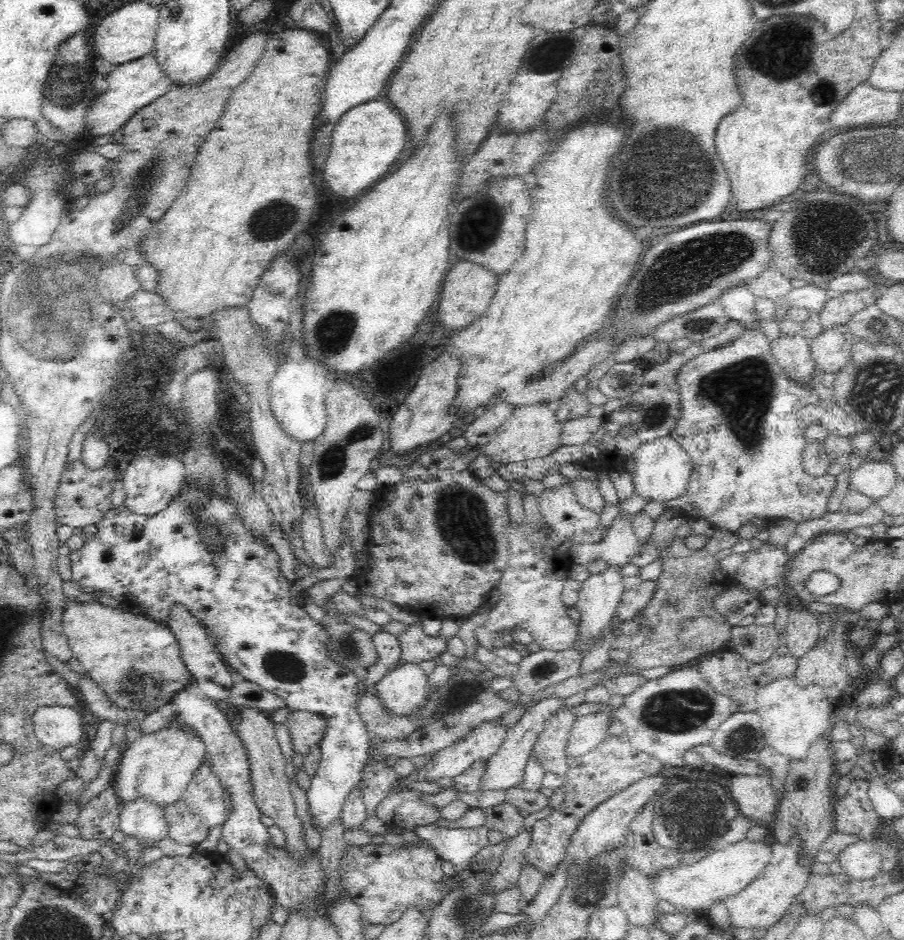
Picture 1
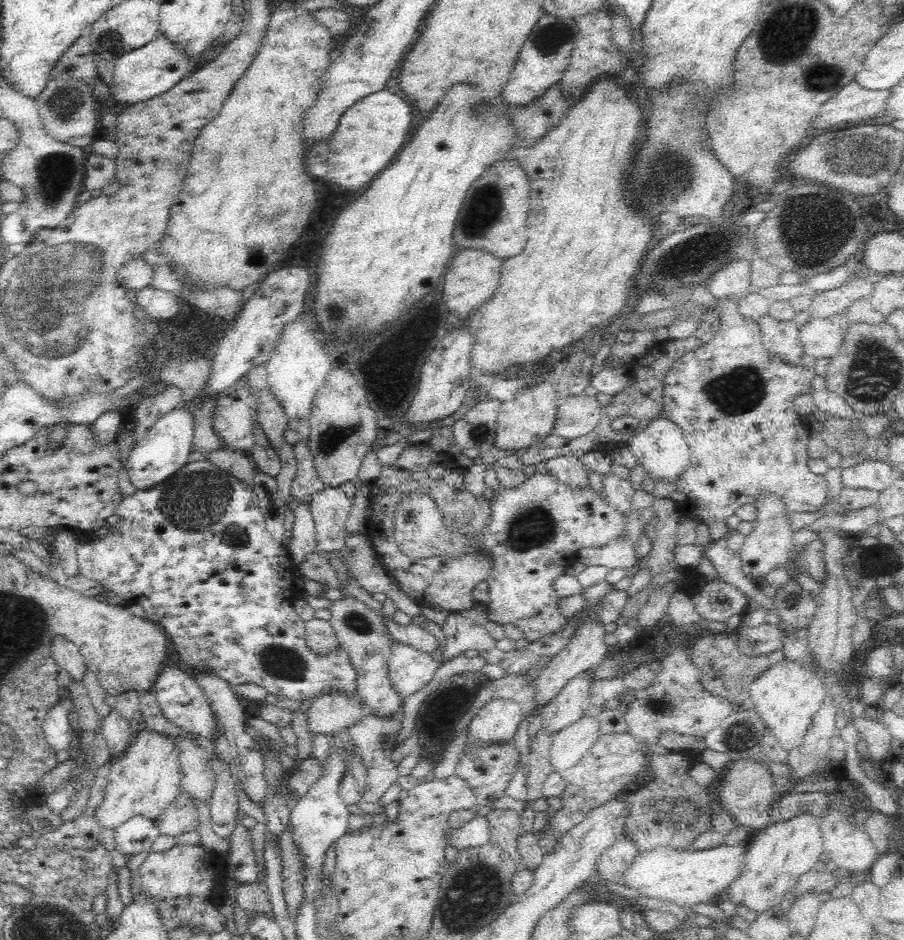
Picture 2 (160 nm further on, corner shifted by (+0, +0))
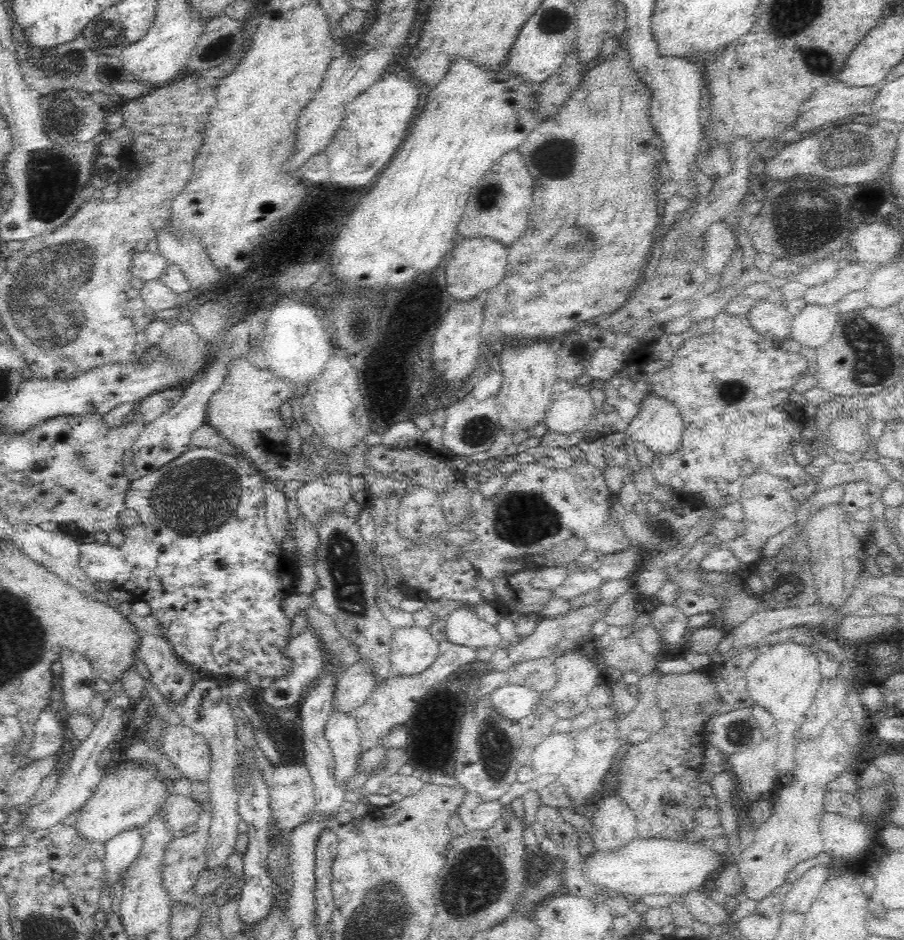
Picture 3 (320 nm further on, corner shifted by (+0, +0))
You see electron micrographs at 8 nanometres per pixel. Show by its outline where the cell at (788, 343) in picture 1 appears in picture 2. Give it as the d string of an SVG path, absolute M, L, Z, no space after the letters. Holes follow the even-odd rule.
M764 316L759 321L761 334L764 338L764 344L770 349L778 359L797 365L801 363L801 354L804 354L803 347L799 342L799 327L795 321L786 320L779 322L772 316ZM772 345L773 347L769 347Z

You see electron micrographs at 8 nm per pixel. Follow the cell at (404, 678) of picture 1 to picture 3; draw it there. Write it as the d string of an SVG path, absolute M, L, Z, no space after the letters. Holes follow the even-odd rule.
M416 625L394 629L389 660L394 676L422 674L434 664L439 644L428 629Z

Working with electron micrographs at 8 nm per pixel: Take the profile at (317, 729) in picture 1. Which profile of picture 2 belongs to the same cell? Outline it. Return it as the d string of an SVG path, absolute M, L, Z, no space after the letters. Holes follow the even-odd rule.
M337 690L322 698L316 698L307 713L312 736L332 736L336 732L348 730L365 715L363 704L357 694L345 696Z

